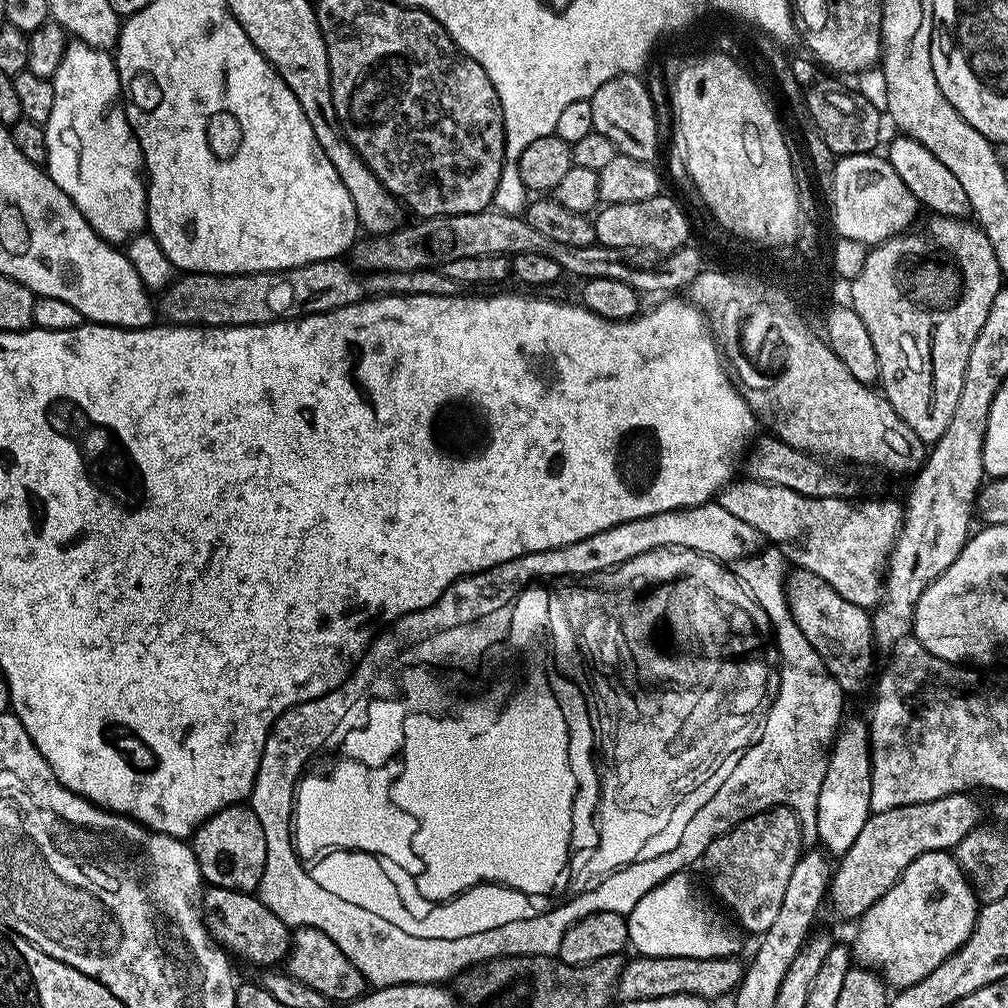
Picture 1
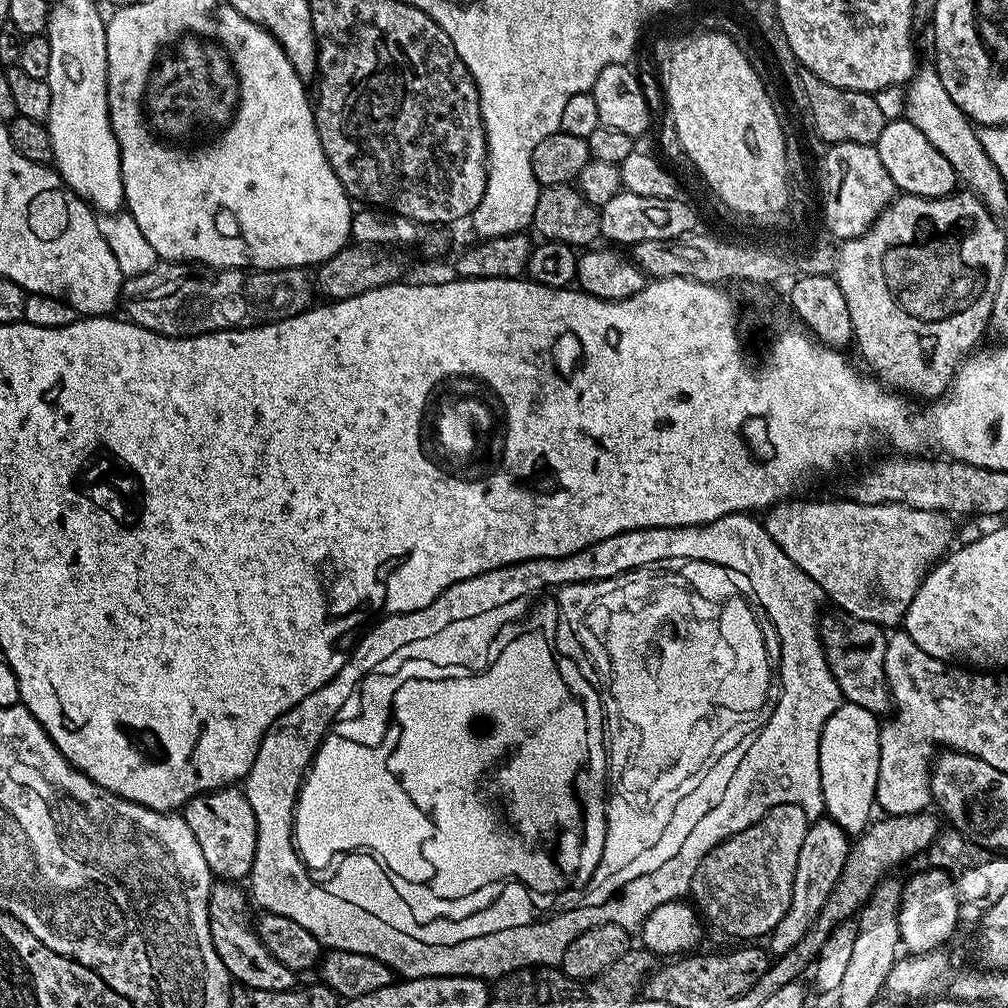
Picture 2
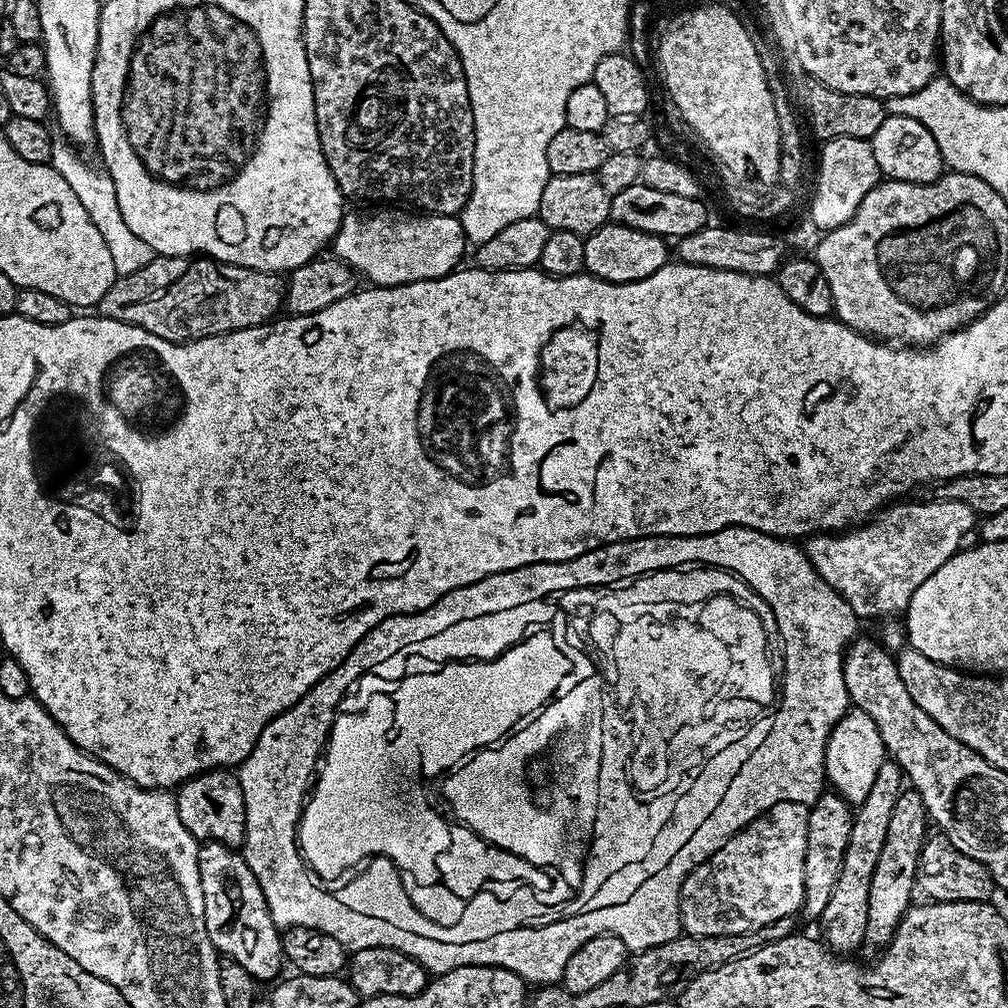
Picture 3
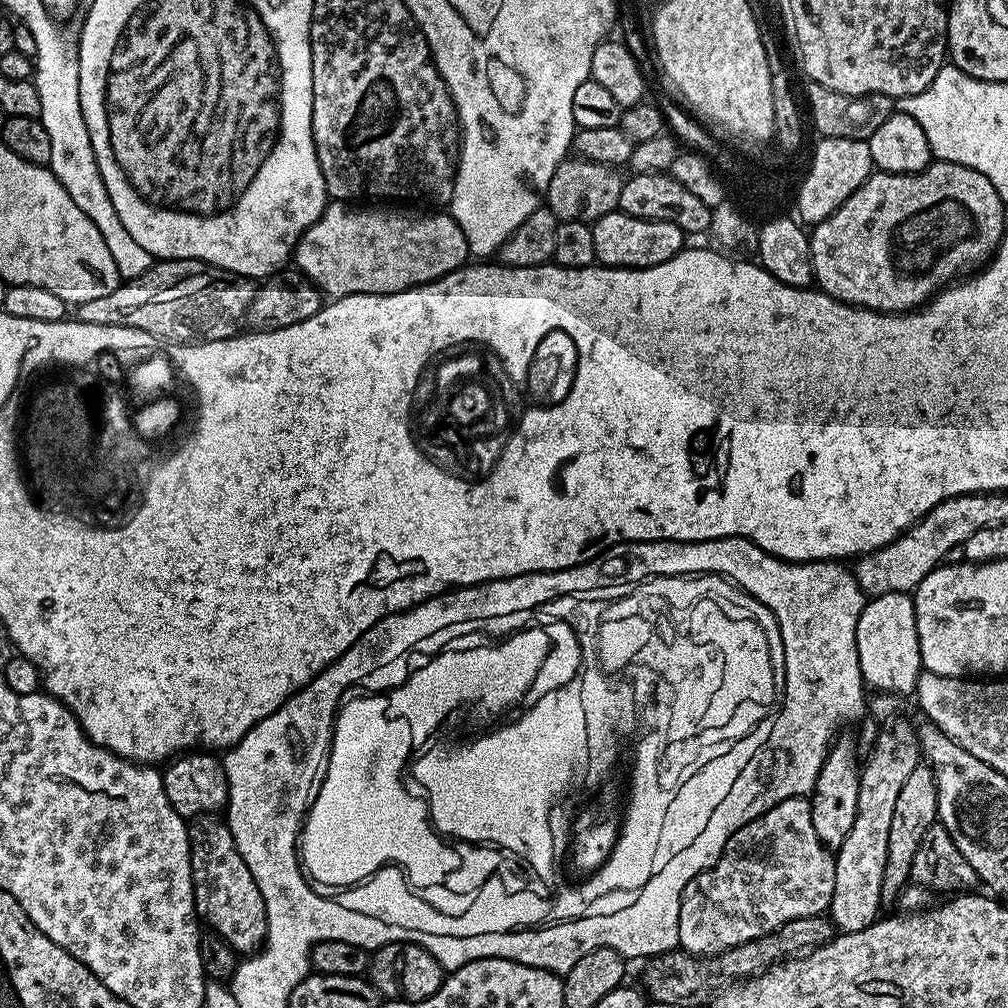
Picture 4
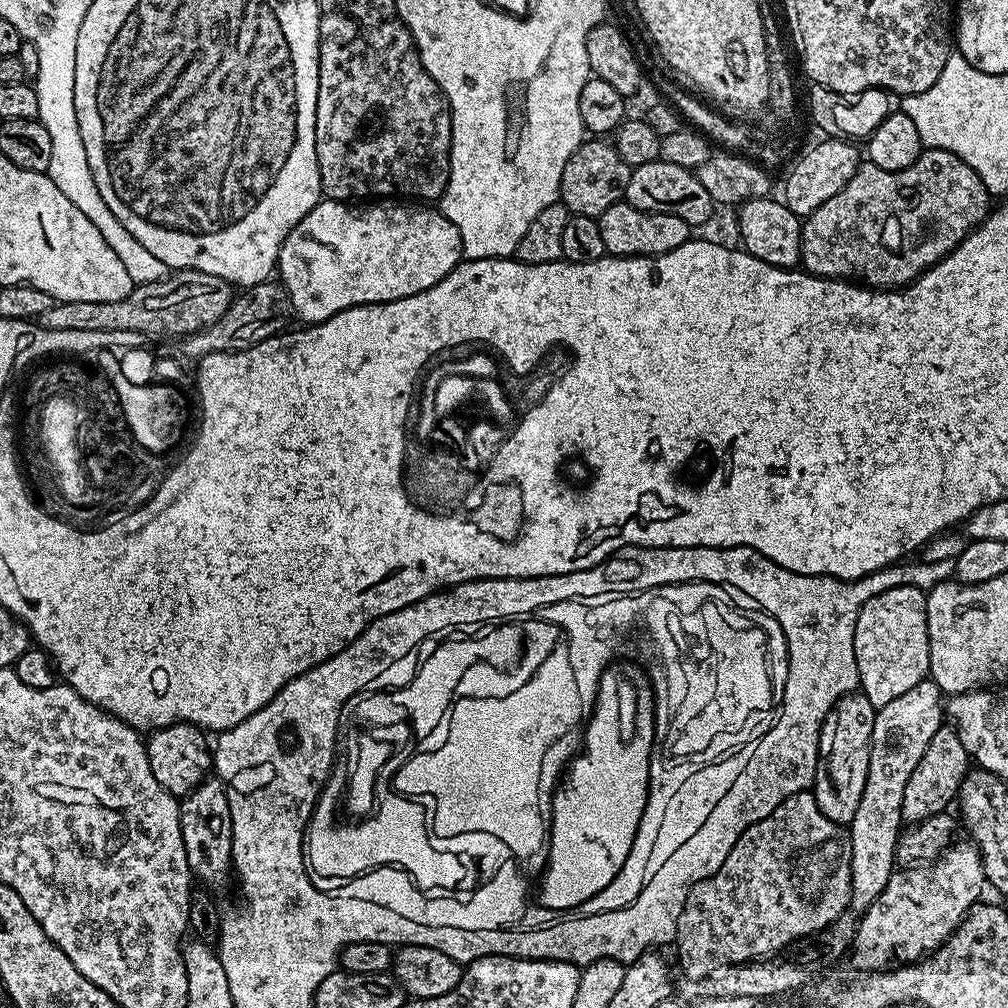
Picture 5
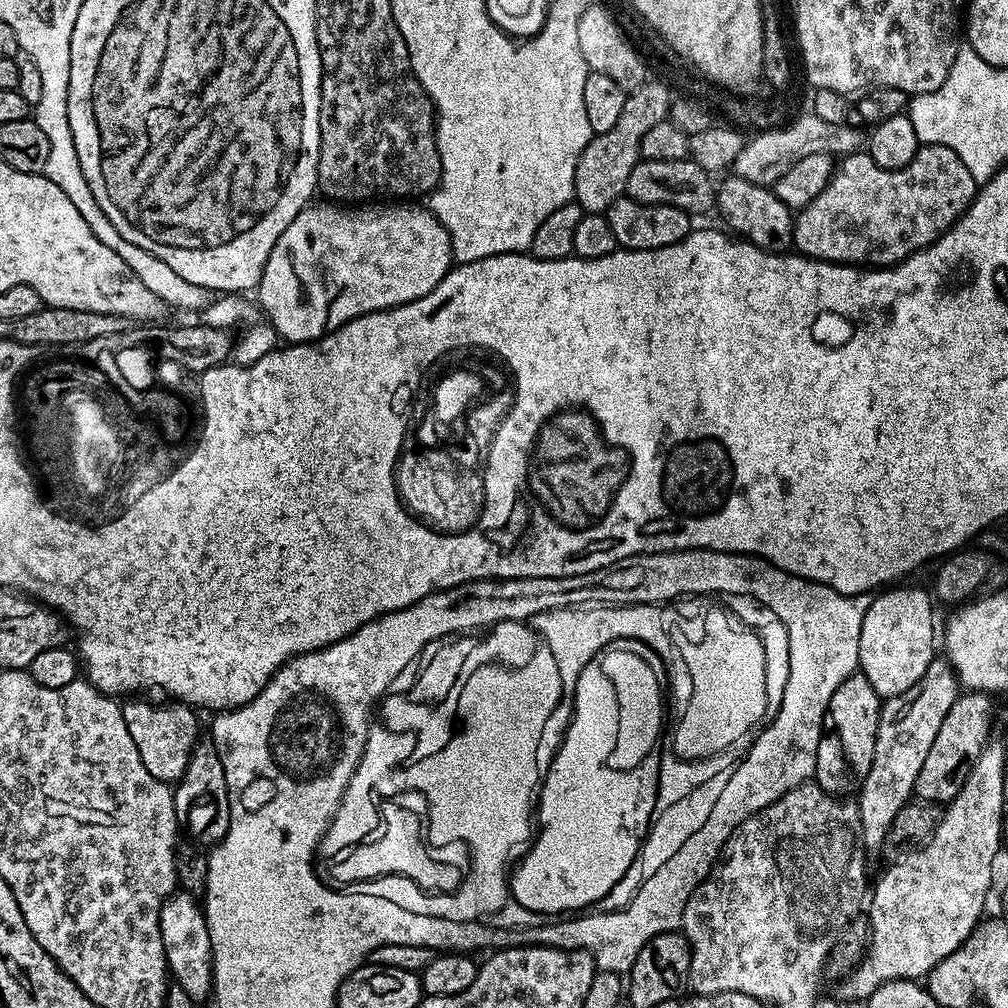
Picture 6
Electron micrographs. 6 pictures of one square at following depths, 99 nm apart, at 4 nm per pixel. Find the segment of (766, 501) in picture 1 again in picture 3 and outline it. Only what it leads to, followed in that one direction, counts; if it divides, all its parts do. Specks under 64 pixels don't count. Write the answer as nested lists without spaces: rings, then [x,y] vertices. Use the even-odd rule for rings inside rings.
[[[924,500],[921,504],[904,504],[908,502],[893,502],[883,510],[876,513],[867,522],[847,529],[843,534],[813,534],[807,537],[802,550],[807,554],[808,561],[814,566],[814,570],[846,602],[850,602],[850,610],[858,618],[864,616],[868,620],[876,620],[879,616],[884,618],[896,618],[894,616],[907,613],[910,598],[914,598],[914,590],[938,570],[938,566],[945,564],[955,552],[961,551],[965,543],[964,536],[973,535],[978,524],[978,514],[966,506],[966,502],[954,502],[953,500]]]

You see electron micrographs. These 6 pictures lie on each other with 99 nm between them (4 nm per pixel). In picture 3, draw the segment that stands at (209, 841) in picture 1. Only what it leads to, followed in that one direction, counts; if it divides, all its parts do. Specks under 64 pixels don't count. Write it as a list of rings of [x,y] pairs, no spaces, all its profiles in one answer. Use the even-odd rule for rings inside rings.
[[[214,768],[211,772],[199,772],[186,783],[179,785],[174,799],[178,818],[182,818],[182,826],[186,826],[186,830],[195,840],[198,842],[213,840],[235,849],[243,845],[244,795],[240,777],[235,771]]]

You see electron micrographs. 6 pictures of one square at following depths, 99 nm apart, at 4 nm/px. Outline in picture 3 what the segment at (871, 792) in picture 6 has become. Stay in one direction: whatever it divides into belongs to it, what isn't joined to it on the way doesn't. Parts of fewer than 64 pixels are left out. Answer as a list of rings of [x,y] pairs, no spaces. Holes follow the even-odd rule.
[[[888,758],[881,763],[870,794],[866,794],[866,802],[855,809],[850,830],[850,842],[842,862],[842,874],[838,874],[838,882],[834,886],[834,894],[830,894],[830,902],[826,902],[826,910],[822,910],[818,927],[824,931],[822,940],[831,951],[837,954],[852,954],[852,951],[863,945],[866,934],[866,914],[870,899],[870,878],[874,878],[874,866],[878,866],[878,854],[882,854],[882,842],[886,842],[886,830],[890,827],[890,813],[894,811],[894,802],[898,802],[906,777],[896,761]]]

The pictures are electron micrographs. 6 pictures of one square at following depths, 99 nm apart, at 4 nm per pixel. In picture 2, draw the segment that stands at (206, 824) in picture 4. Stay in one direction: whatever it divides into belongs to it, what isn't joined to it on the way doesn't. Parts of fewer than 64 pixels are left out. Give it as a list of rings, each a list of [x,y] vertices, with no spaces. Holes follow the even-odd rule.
[[[213,883],[212,893],[208,896],[208,921],[210,922],[210,938],[214,942],[214,950],[218,958],[222,958],[222,966],[226,966],[229,977],[252,992],[258,990],[274,990],[275,992],[291,992],[297,987],[297,973],[292,972],[266,946],[260,944],[260,935],[255,927],[248,924],[248,904],[250,896],[244,892],[239,883]]]

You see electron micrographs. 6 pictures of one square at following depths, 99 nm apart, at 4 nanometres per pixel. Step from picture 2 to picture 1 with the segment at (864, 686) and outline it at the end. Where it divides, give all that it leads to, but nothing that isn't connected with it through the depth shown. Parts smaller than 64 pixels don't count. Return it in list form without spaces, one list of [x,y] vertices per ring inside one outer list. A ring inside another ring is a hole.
[[[793,567],[787,573],[786,591],[788,609],[794,622],[798,622],[798,630],[806,634],[806,642],[814,646],[818,658],[822,658],[826,670],[836,679],[837,686],[845,694],[858,691],[872,668],[874,641],[869,609],[846,602],[830,582],[822,582],[818,574],[810,574],[805,568]]]

